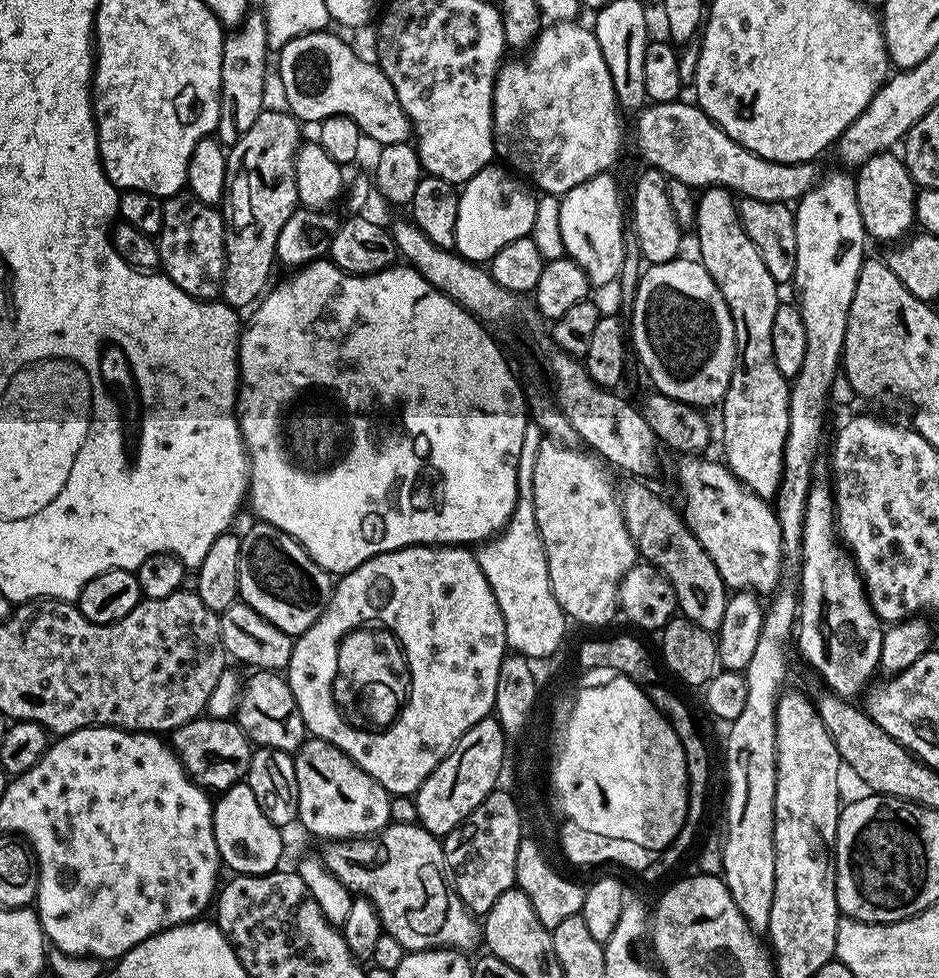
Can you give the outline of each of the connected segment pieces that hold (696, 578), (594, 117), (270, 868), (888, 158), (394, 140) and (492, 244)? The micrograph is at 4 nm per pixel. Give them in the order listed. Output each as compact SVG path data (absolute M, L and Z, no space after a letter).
M628 483L632 484L625 488L623 485L618 495L626 530L630 530L630 538L637 553L674 586L676 606L683 619L702 626L707 632L719 633L730 592L724 587L724 579L722 574L718 574L718 566L710 562L710 554L702 550L698 538L694 538L688 523L677 509L675 512L654 489L647 488L644 485L647 483Z
M575 21L551 23L541 27L540 37L527 56L525 64L511 59L501 63L496 76L492 95L494 152L513 173L540 187L541 193L561 196L586 179L612 169L624 144L623 113L594 30L582 28Z
M246 782L230 786L222 793L219 793L215 801L212 817L214 818L214 838L218 842L220 859L225 869L233 868L233 873L242 876L265 876L267 872L275 872L281 867L280 855L284 852L284 840L281 829L266 818L262 806L258 806L258 798L254 798L254 790Z
M885 151L870 158L858 168L854 179L856 181L858 210L862 214L865 233L871 239L873 236L876 240L896 240L892 242L900 242L913 231L911 228L914 228L916 218L916 193L918 188L917 185L912 183L912 176L908 172L907 166L904 165L903 159L899 155L892 155L894 154L891 151Z
M325 30L300 35L279 49L278 70L286 100L285 107L304 124L319 124L334 116L350 117L360 128L361 135L365 139L370 138L379 147L407 143L413 135L412 124L385 72L375 61L362 60L348 43L330 33L331 31Z
M496 167L478 170L478 174L459 189L455 251L473 262L491 262L502 246L510 246L510 242L518 238L531 236L534 226L537 197L532 196L533 189L507 167Z

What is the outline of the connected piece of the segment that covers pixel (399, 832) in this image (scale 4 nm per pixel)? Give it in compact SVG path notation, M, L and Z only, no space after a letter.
M389 823L388 827L371 836L358 836L354 840L330 840L323 845L322 859L324 865L330 870L330 874L334 874L334 878L338 878L338 882L342 882L342 886L346 886L356 896L365 896L374 907L380 919L380 927L385 933L394 938L398 938L398 942L402 942L402 946L408 952L425 952L427 948L454 948L457 950L469 950L472 948L482 936L482 928L478 923L477 917L468 911L468 908L461 902L460 895L453 889L449 877L446 875L446 865L444 863L444 850L441 841L437 837L428 833L425 828L421 828L419 823L412 824L396 824Z

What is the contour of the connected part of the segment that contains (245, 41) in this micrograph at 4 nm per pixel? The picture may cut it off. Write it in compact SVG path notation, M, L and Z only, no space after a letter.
M252 10L244 17L244 23L224 37L224 57L220 71L220 126L218 139L221 144L231 146L244 135L254 118L265 111L264 83L268 80L268 31L263 11Z

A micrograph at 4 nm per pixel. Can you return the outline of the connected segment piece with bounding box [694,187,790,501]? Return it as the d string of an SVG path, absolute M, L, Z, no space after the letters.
M705 187L695 201L694 235L700 243L698 259L704 269L714 278L722 298L732 315L734 334L736 335L736 365L730 378L730 386L722 401L724 408L724 456L723 463L746 485L751 492L756 492L763 500L771 501L779 493L783 478L783 448L790 426L788 413L789 381L778 370L774 362L772 349L772 327L774 314L778 307L776 292L778 285L770 278L766 262L754 242L746 234L740 221L737 201L733 193L724 187Z

